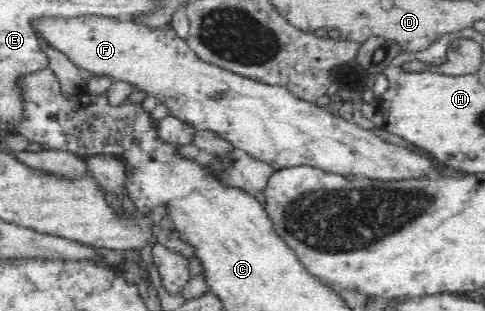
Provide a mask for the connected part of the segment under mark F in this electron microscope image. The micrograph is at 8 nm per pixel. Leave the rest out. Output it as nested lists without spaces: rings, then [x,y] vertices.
[[[89,16],[88,18],[76,18],[76,19],[54,19],[44,18],[34,20],[33,27],[38,34],[38,38],[44,45],[53,46],[60,52],[63,52],[70,60],[71,66],[78,68],[86,75],[95,75],[109,77],[112,81],[125,81],[131,83],[135,90],[143,91],[147,93],[147,96],[155,97],[158,103],[164,103],[170,108],[174,116],[178,116],[190,123],[194,123],[200,129],[210,130],[215,132],[220,138],[232,143],[235,148],[245,150],[248,154],[251,154],[254,158],[267,162],[275,171],[282,168],[290,168],[294,165],[310,165],[316,168],[325,169],[326,172],[336,172],[344,175],[356,175],[356,176],[368,176],[376,178],[378,180],[402,180],[402,176],[418,176],[420,172],[434,171],[438,166],[434,164],[429,156],[422,154],[421,152],[412,151],[411,149],[388,143],[374,132],[366,130],[359,125],[355,124],[353,120],[346,120],[340,116],[336,116],[334,113],[329,112],[326,108],[320,108],[316,103],[312,103],[308,100],[304,100],[301,97],[297,97],[290,89],[280,86],[278,84],[266,84],[264,81],[258,81],[251,79],[249,76],[242,76],[236,72],[232,72],[230,69],[220,68],[216,64],[210,64],[189,47],[189,44],[182,40],[178,34],[171,28],[150,28],[149,25],[136,23],[134,20],[119,21],[116,19],[108,19],[106,17]]]

